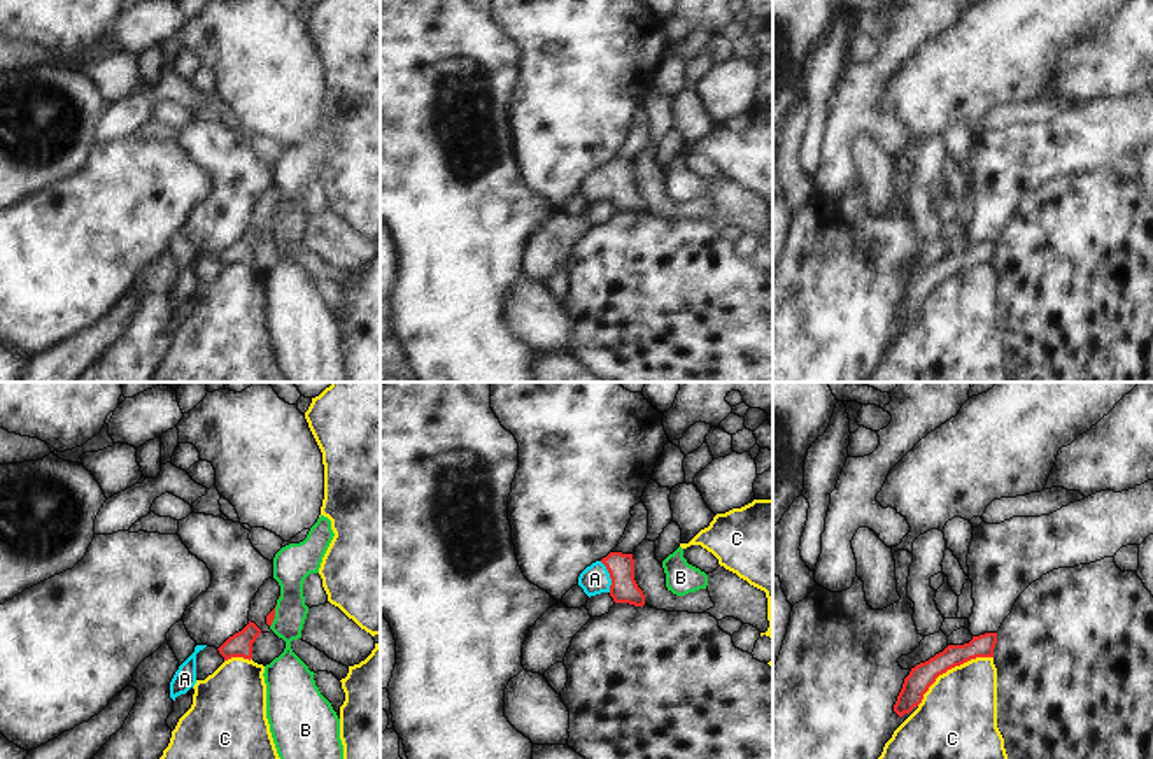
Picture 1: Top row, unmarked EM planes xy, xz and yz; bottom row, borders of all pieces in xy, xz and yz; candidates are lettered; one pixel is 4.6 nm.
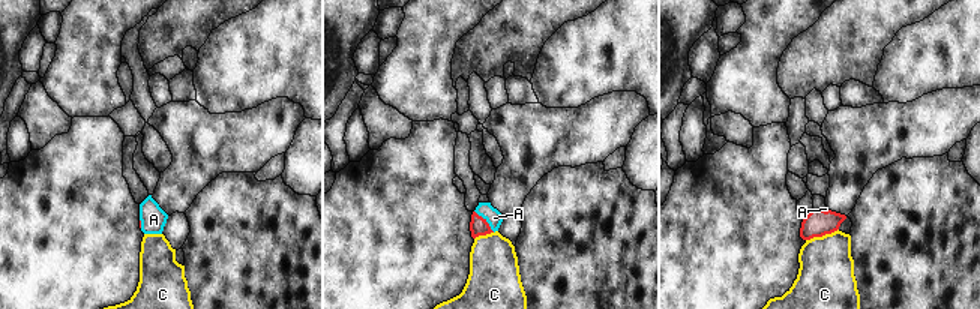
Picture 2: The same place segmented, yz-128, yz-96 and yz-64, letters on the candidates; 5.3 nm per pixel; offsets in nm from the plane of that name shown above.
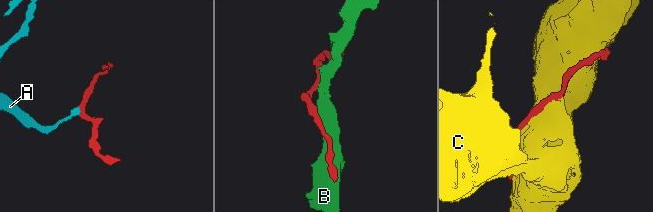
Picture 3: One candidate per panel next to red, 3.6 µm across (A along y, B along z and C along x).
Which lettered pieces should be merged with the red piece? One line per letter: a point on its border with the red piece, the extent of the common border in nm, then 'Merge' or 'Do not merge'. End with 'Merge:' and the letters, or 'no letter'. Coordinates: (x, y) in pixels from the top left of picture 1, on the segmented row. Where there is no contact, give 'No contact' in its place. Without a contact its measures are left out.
A: Touches red at xz (610, 577). Shared border 150 nm. Merge
B: Touches red at xy (274, 616). Shared border 110 nm. Do not merge
C: Touches red at yz (950, 668). Shared border 420 nm. Do not merge
Merge: A.

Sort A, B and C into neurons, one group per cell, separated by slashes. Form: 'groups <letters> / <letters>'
groups A / B / C

